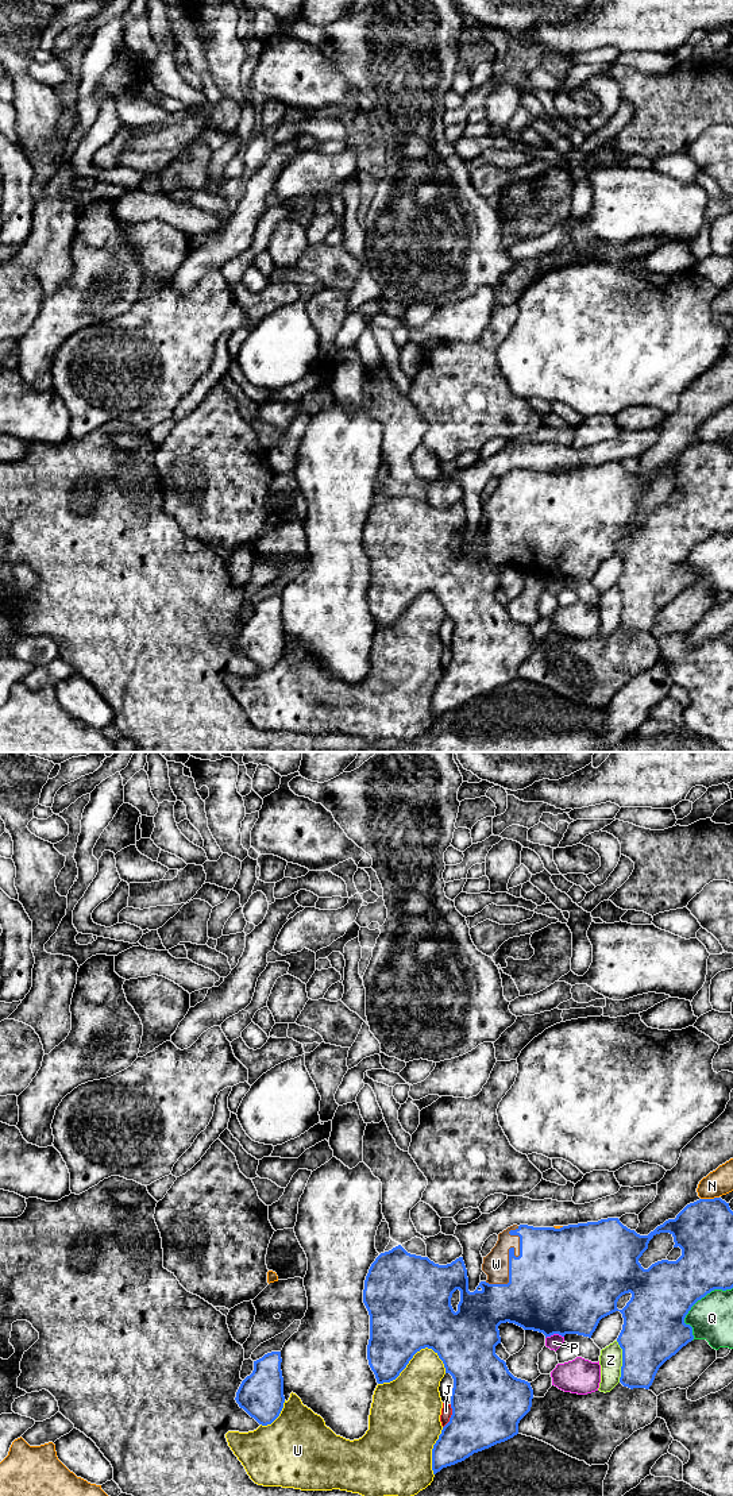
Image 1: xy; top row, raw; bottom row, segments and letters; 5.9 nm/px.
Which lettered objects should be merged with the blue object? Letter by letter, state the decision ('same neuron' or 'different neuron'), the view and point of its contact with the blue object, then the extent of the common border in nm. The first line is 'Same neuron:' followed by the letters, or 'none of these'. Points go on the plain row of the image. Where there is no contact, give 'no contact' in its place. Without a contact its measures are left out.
Same neuron: W
J: different neuron; contact xy (451, 660); length 150 nm
N: different neuron; contact xy (709, 443); length 110 nm
P: different neuron; contact xy (554, 577); length 110 nm
Q: different neuron; contact xy (694, 547); length 400 nm
U: different neuron; contact xy (412, 601); length 420 nm
W: same neuron; contact xy (509, 494); length 400 nm
Z: different neuron; contact xy (622, 605); length 240 nm

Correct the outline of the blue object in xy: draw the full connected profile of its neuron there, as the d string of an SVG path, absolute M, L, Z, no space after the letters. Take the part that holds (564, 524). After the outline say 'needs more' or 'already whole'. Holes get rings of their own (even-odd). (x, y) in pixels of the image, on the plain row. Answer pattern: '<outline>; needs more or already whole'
M721 442L699 443L694 447L687 448L676 459L675 463L666 464L663 469L657 470L653 475L651 475L648 479L640 479L634 474L628 473L620 466L618 462L607 462L607 463L601 463L598 466L568 469L560 473L513 469L498 478L498 485L495 490L486 501L483 501L482 514L487 518L487 524L481 525L477 533L474 536L470 536L467 513L463 501L456 502L451 508L439 509L431 505L428 501L410 498L401 489L398 489L389 496L381 497L375 502L364 524L363 547L370 559L370 583L367 589L367 604L371 614L375 618L377 626L383 628L396 624L400 620L400 617L406 612L409 605L413 602L413 599L425 591L432 593L439 599L439 602L444 608L445 617L450 617L454 622L454 632L451 637L452 659L450 662L450 666L443 671L441 678L439 679L439 683L436 685L432 693L433 718L440 716L443 712L464 705L474 697L482 695L497 687L513 682L514 679L518 678L520 664L531 655L532 643L533 643L533 633L531 631L531 626L514 621L509 616L506 606L495 598L495 590L501 587L501 581L498 574L498 570L501 567L506 567L506 566L514 567L522 571L524 574L533 574L543 577L545 582L553 578L559 578L562 581L564 581L566 578L578 578L591 582L593 577L595 575L602 562L616 555L620 555L624 562L622 574L617 582L617 586L622 593L622 610L621 610L620 626L630 633L633 632L649 633L659 612L672 599L675 599L683 590L686 590L688 586L694 583L693 571L684 567L684 562L691 554L691 551L714 533L726 535L733 532L733 455L730 454L729 447L726 447ZM660 477L670 477L674 481L674 486L675 486L674 491L679 490L682 493L682 500L676 505L661 504L652 508L648 513L644 513L639 506L639 502L648 493L649 485L656 478ZM456 533L460 535L460 545L458 548L458 555L455 556L451 550L451 541ZM629 536L632 537L630 544L626 547L626 550L622 554L618 554L617 552L618 543Z; needs more

